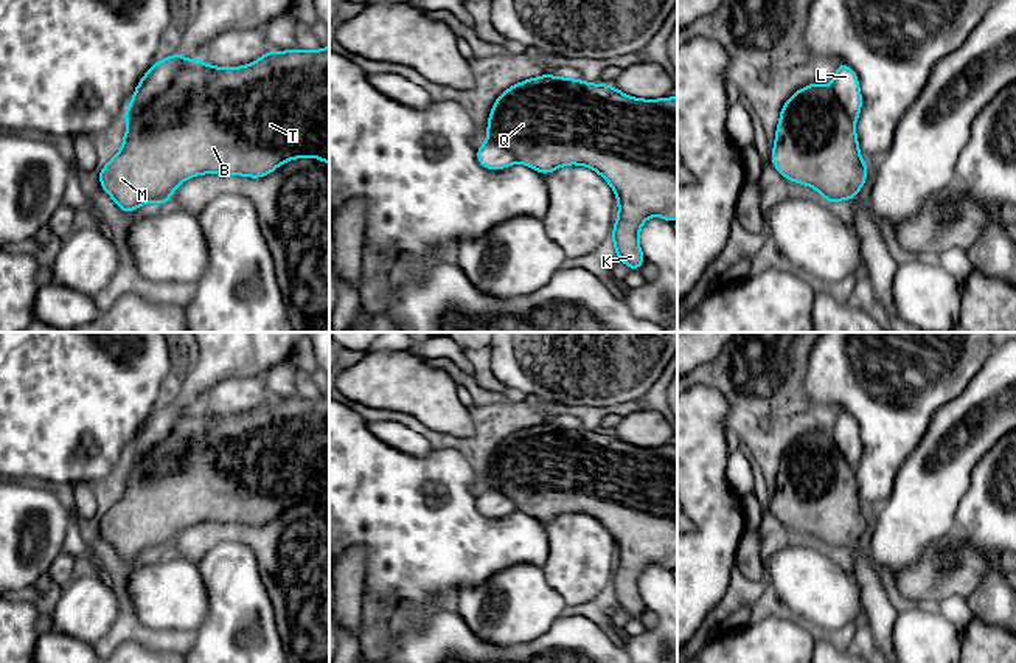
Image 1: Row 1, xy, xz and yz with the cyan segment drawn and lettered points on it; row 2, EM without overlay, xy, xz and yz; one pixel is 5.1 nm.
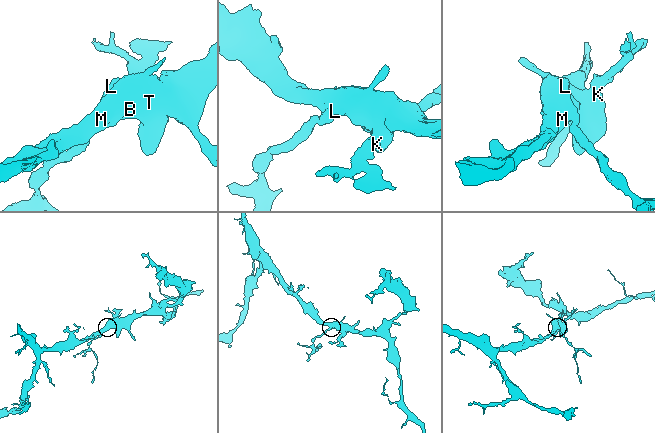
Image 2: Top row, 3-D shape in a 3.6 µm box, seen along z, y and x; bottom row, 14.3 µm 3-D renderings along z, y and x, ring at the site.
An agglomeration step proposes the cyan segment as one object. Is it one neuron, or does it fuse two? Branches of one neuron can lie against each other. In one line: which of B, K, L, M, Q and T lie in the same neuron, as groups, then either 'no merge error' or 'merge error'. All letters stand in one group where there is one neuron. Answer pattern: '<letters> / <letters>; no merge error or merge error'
B K M Q T / L; merge error

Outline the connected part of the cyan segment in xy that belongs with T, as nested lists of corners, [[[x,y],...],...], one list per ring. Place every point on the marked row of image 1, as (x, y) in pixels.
[[[329,47],[317,51],[269,50],[244,67],[213,67],[196,57],[179,68],[168,90],[124,121],[127,129],[120,152],[99,168],[101,189],[124,213],[134,213],[148,202],[166,205],[182,182],[200,174],[261,179],[301,157],[329,165]]]

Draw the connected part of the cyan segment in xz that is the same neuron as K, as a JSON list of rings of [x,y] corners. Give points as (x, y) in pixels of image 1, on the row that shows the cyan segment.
[[[542,75],[517,82],[496,101],[488,118],[488,141],[511,151],[517,161],[542,175],[565,165],[587,166],[597,171],[614,189],[618,200],[618,216],[612,228],[617,259],[631,270],[638,270],[646,261],[638,231],[645,220],[659,216],[668,222],[677,219],[677,98],[642,99],[625,95],[612,84],[598,85],[575,78]]]

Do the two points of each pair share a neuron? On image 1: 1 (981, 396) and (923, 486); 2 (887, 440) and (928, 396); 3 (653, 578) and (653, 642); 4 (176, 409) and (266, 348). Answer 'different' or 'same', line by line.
1: same
2: same
3: same
4: same

